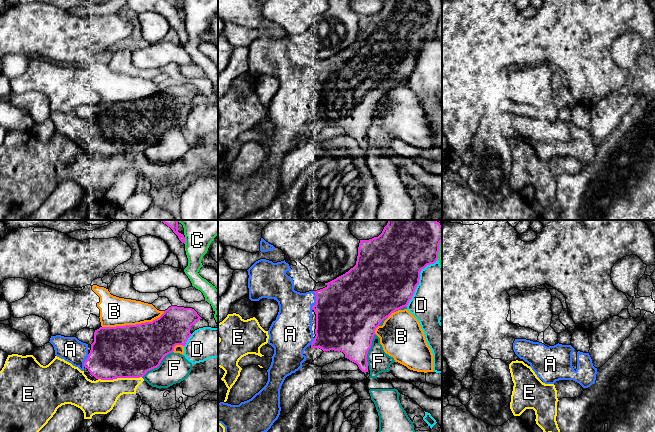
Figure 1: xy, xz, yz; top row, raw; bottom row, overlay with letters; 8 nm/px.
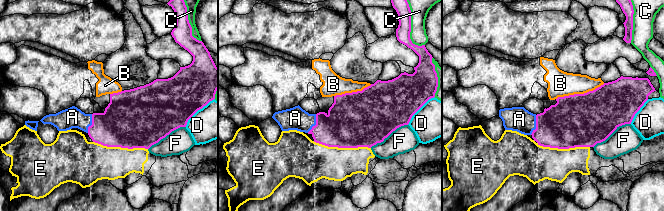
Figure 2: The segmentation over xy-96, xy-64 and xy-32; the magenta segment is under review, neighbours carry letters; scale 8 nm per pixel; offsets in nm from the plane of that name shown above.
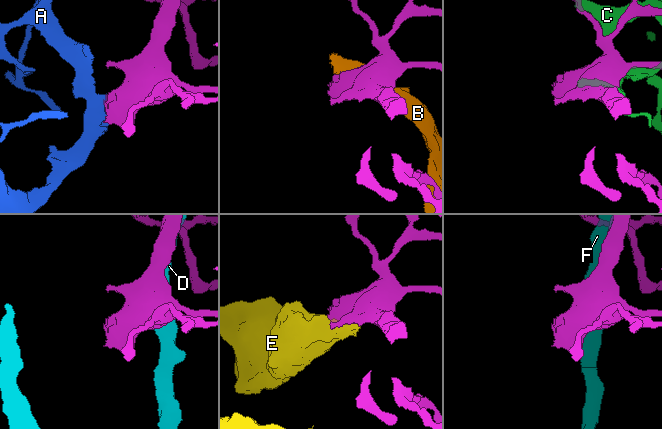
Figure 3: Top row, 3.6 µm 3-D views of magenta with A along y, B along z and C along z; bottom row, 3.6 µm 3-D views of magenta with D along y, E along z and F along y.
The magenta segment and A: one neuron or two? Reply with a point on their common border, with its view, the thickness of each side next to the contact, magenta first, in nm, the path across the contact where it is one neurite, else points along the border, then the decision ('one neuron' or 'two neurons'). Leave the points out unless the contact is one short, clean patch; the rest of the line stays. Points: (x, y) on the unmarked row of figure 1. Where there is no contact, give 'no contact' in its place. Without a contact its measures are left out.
xz (316, 76) | 480/280 nm | one neuron

